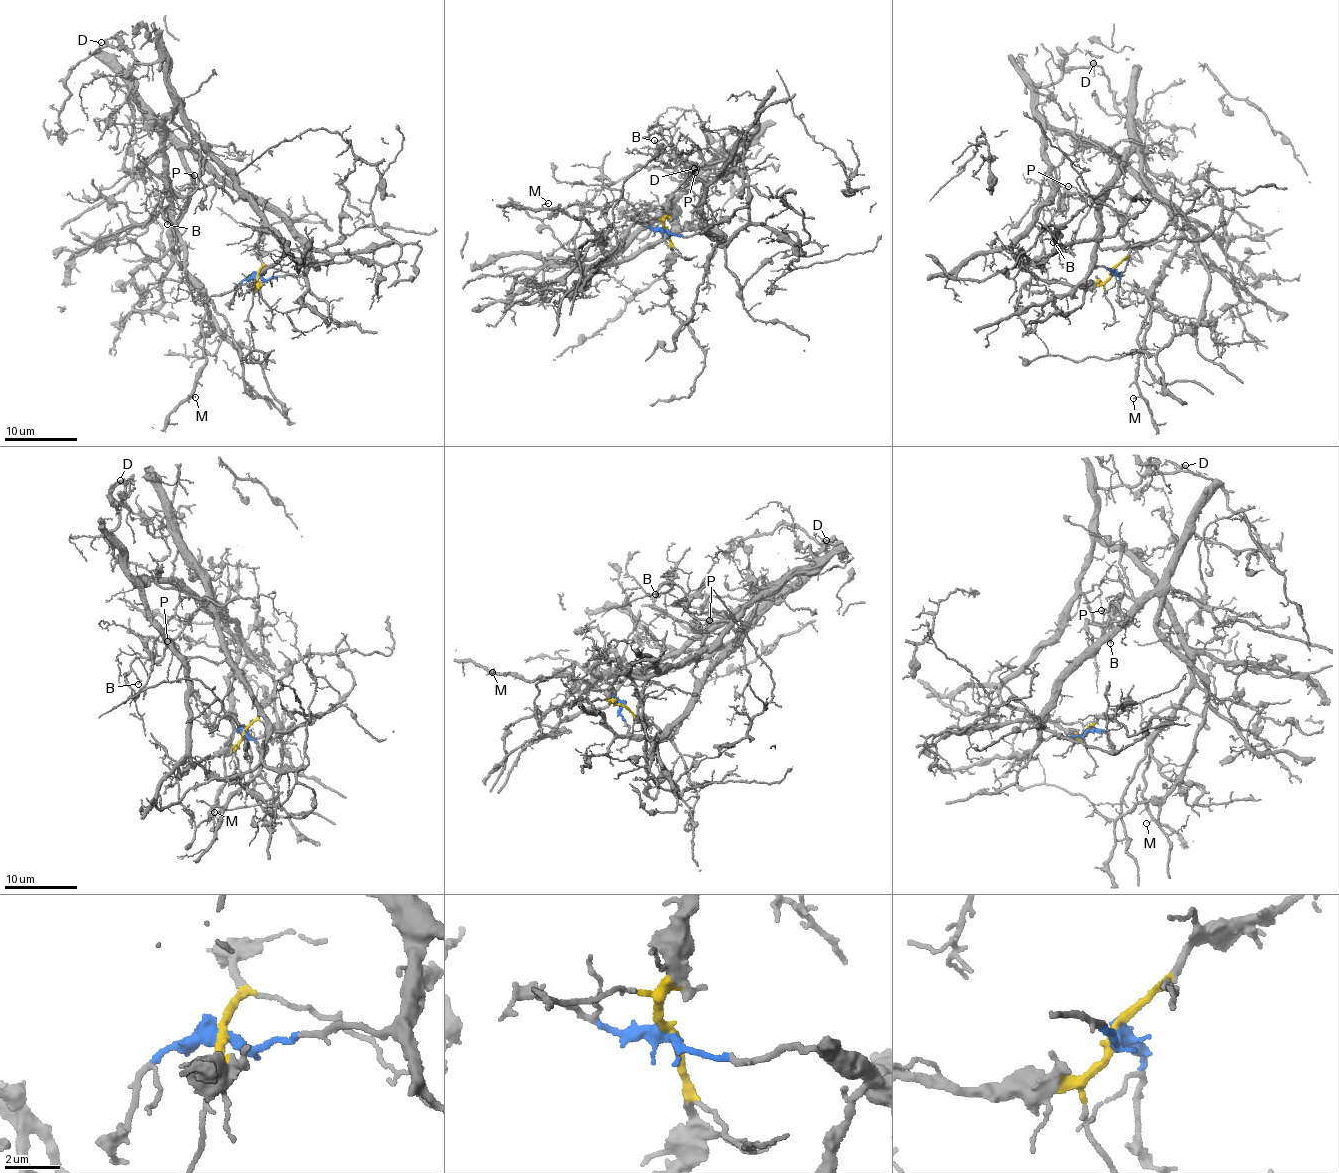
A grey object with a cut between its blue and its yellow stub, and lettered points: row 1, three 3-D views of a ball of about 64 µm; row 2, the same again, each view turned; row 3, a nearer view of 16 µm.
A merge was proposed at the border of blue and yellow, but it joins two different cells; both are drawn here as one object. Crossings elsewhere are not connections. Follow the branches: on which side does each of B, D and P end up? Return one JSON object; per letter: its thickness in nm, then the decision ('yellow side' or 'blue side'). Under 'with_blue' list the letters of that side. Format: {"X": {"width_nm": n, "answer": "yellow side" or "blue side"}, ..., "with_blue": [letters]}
{"B": {"width_nm": 170, "answer": "yellow side"}, "D": {"width_nm": 150, "answer": "yellow side"}, "P": {"width_nm": 90, "answer": "blue side"}, "with_blue": ["P"]}

